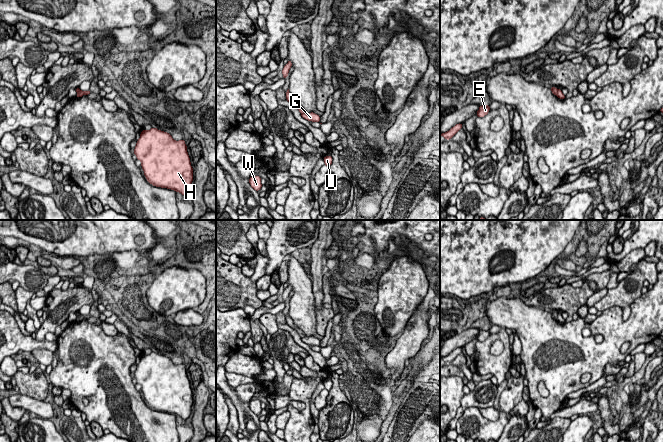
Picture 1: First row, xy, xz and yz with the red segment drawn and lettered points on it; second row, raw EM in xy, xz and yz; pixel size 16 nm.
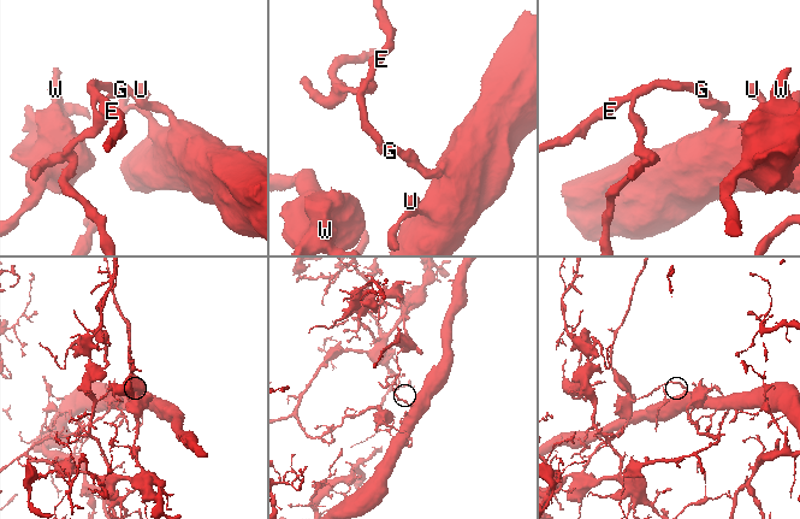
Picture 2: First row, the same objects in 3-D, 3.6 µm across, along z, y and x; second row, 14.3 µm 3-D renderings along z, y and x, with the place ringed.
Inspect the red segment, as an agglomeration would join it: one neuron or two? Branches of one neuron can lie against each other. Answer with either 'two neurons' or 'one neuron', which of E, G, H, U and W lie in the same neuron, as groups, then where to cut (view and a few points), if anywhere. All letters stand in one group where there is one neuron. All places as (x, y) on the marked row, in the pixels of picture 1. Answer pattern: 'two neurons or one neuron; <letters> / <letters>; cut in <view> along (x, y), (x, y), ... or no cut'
two neurons; E W / G H U; cut in xz along (305, 112), (301, 114)

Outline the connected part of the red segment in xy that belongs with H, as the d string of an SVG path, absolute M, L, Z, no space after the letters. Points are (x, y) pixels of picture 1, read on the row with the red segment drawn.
M152 127L141 131L134 154L150 184L184 196L190 193L194 171L184 139L176 141L169 133Z

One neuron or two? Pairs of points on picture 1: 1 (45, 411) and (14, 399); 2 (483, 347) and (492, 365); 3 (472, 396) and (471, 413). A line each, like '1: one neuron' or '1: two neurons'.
1: one neuron
2: one neuron
3: two neurons

